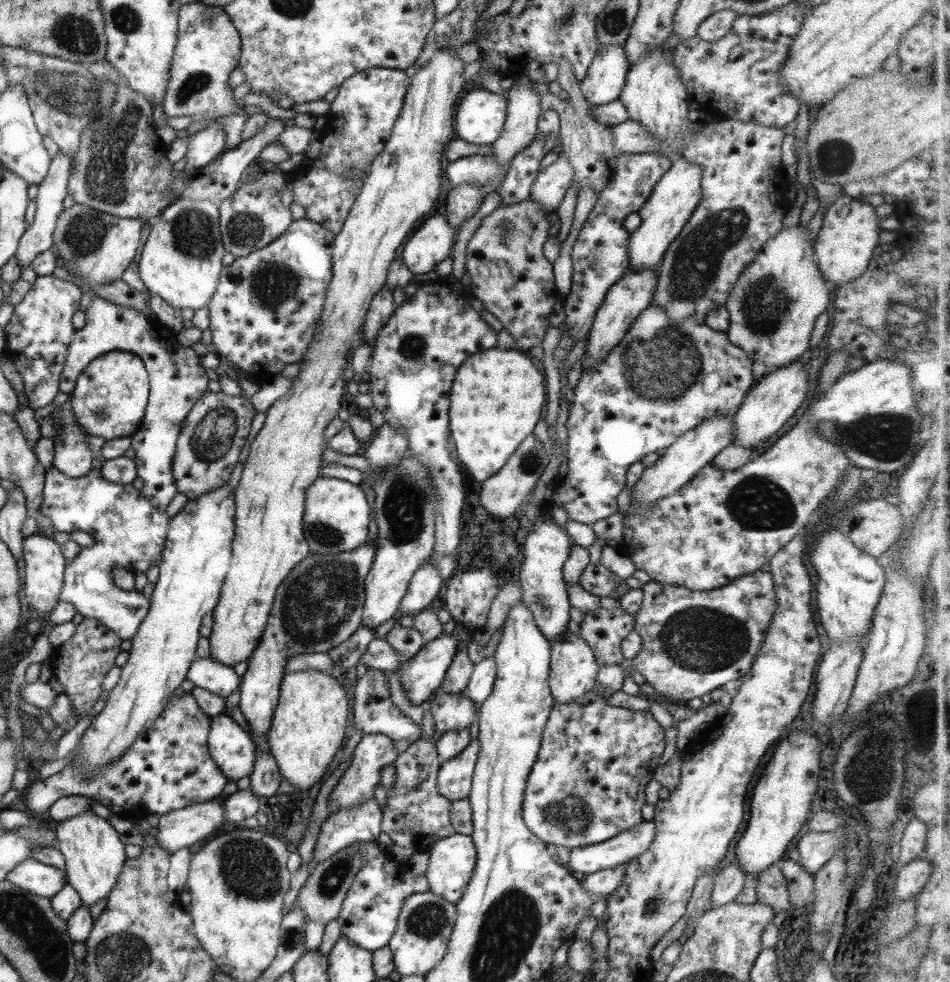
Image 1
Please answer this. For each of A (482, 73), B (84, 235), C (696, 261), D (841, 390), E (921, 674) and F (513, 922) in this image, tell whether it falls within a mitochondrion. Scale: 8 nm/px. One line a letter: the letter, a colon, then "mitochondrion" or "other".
A: other
B: mitochondrion
C: mitochondrion
D: other
E: other
F: mitochondrion

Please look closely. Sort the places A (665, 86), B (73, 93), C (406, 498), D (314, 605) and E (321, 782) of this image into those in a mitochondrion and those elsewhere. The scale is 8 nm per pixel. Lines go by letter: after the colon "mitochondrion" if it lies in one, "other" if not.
A: other
B: mitochondrion
C: mitochondrion
D: mitochondrion
E: other

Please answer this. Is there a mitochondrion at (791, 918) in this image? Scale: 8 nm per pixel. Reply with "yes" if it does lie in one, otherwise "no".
no

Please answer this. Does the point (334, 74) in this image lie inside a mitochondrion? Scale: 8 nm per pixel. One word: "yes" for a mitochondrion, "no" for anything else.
no

